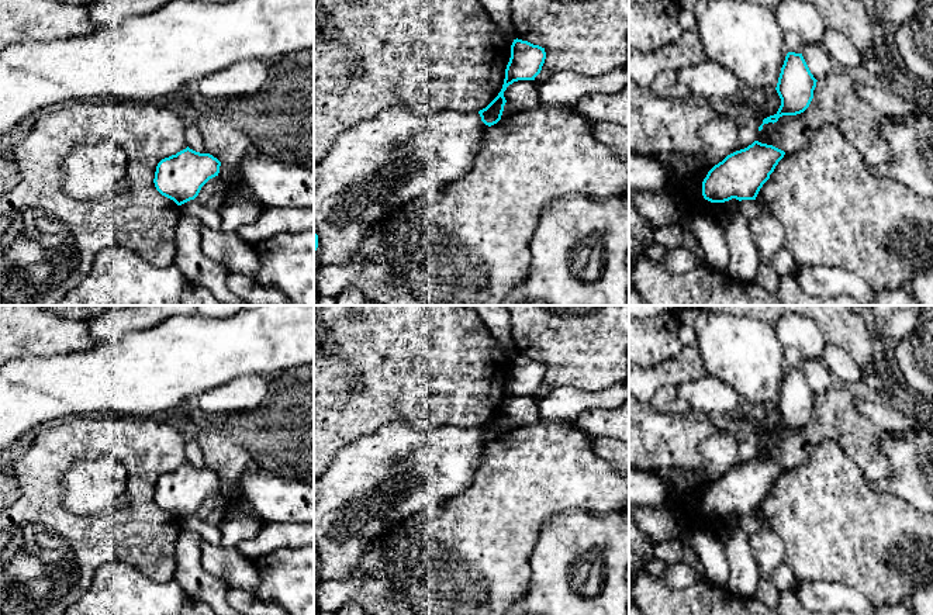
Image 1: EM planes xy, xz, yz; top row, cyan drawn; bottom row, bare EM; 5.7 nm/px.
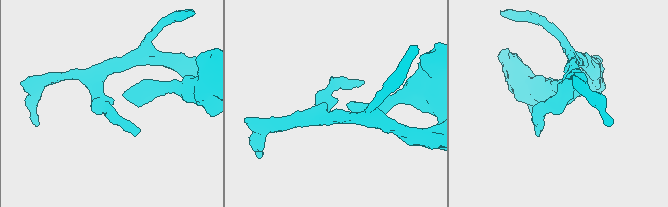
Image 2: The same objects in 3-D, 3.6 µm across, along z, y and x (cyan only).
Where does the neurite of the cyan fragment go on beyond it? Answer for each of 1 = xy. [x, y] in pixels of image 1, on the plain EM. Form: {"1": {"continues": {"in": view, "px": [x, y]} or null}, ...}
{"1": {"continues": null}}

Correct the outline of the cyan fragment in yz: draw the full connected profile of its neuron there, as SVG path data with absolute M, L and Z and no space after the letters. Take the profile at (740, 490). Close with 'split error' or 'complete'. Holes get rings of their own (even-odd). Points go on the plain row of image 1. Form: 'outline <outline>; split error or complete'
outline M759 456L728 470L704 494L704 514L711 518L756 515L784 470L784 466Z; complete

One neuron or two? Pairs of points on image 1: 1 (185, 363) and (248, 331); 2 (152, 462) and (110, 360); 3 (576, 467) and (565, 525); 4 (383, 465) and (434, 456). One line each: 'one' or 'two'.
1: one
2: two
3: two
4: one

